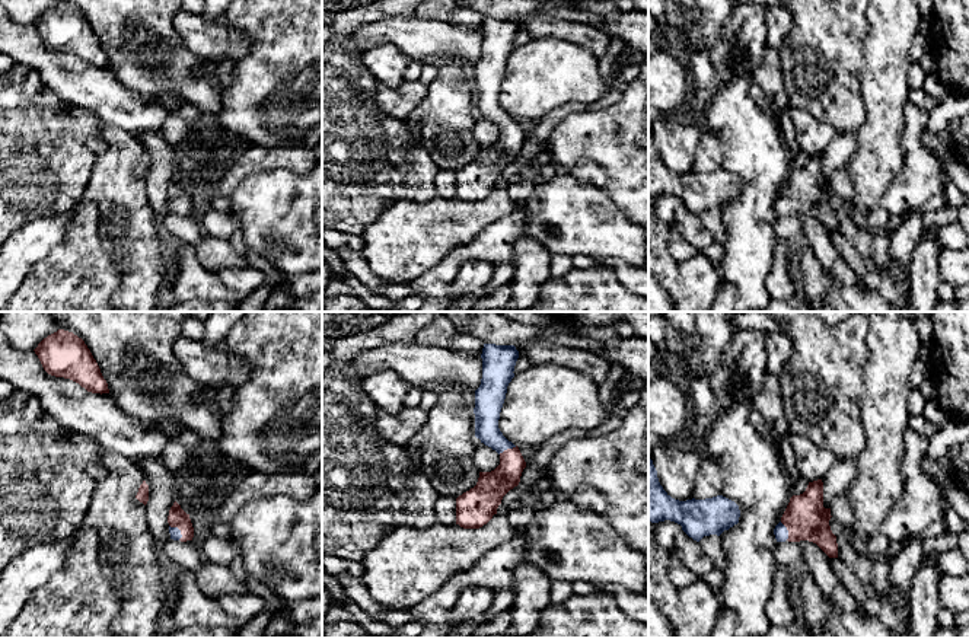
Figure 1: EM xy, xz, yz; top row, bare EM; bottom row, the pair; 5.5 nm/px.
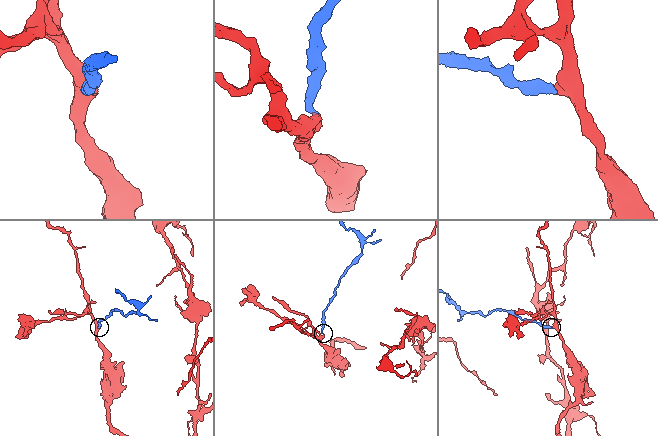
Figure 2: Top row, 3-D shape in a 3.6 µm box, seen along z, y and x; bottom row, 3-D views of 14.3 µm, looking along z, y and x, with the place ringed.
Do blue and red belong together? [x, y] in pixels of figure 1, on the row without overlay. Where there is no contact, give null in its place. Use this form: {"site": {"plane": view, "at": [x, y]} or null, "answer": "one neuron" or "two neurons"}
{"site": {"plane": "xy", "at": [179, 204]}, "answer": "one neuron"}

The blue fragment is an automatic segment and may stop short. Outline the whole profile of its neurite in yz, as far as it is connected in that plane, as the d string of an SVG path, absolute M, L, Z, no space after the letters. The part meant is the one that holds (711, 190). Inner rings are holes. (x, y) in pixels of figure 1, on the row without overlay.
M648 133L648 195L675 195L699 216L704 210L720 210L737 198L739 191L739 179L723 169L686 175L672 172L660 159L653 134Z

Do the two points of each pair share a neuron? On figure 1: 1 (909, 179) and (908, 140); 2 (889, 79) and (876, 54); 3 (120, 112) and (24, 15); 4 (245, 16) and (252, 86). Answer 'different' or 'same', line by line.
1: same
2: same
3: different
4: same

